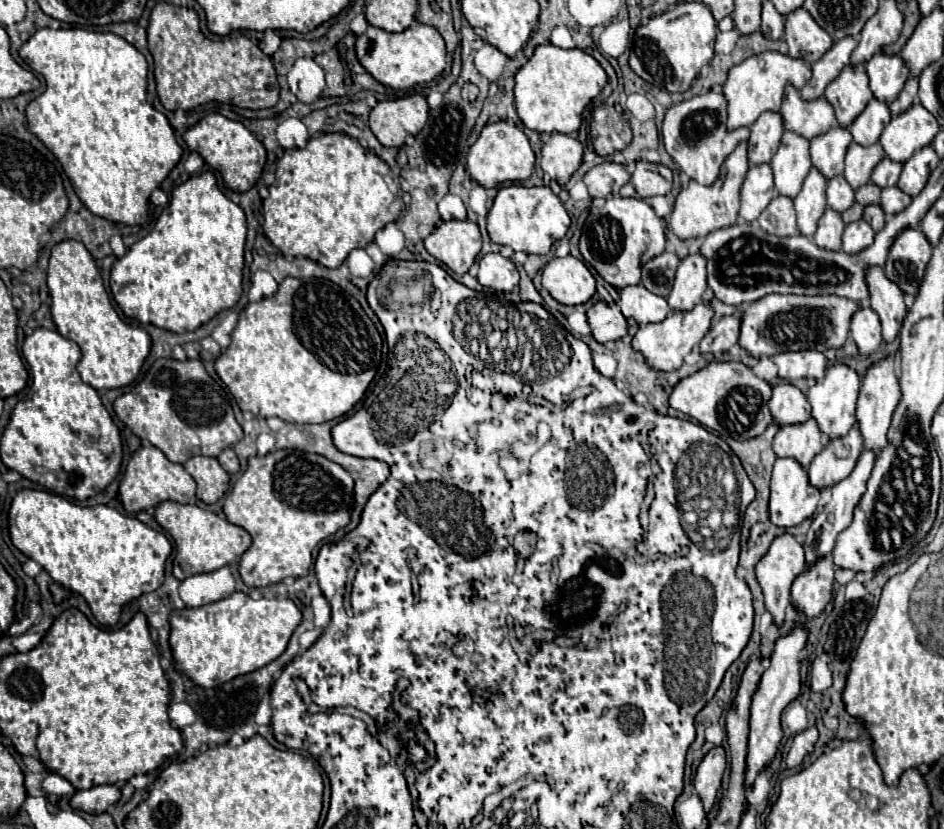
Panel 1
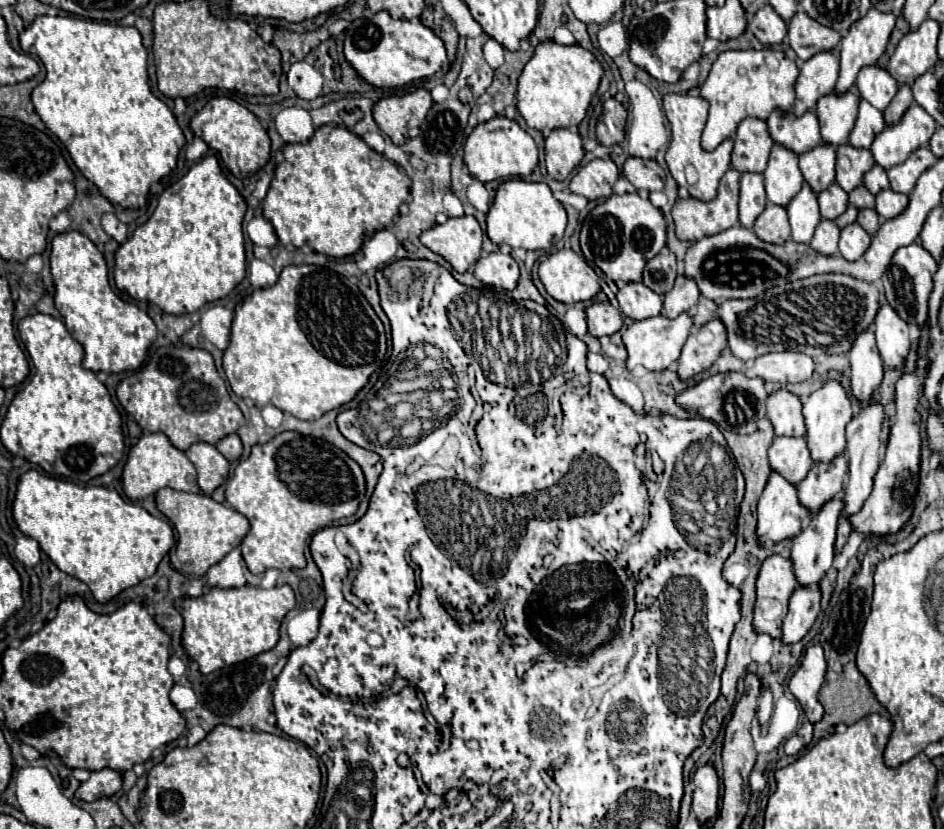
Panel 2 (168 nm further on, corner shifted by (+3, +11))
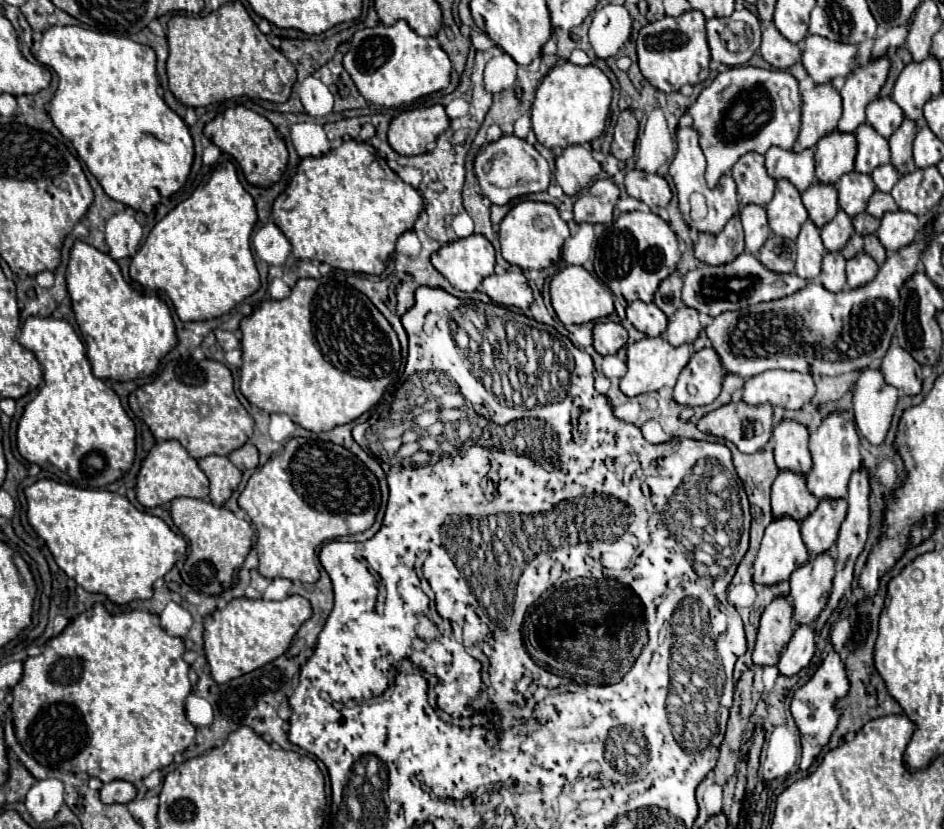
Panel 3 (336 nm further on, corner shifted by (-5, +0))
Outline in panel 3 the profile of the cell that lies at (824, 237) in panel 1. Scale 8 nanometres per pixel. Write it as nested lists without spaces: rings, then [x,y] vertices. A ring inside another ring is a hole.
[[[825,253],[823,263],[821,263],[821,281],[827,289],[839,291],[847,287],[847,277],[845,277],[845,257],[841,253]]]

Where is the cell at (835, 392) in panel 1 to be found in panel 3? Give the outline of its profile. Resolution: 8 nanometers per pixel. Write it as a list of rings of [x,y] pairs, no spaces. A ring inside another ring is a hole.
[[[829,413],[821,421],[817,431],[811,433],[809,449],[811,449],[811,455],[813,455],[813,467],[807,473],[807,487],[811,489],[811,493],[815,493],[817,499],[845,497],[851,471],[861,467],[857,427],[853,423],[849,423],[841,413]]]

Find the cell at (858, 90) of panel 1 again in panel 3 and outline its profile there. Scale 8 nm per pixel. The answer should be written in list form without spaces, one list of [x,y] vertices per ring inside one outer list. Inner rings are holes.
[[[831,131],[823,135],[815,147],[815,175],[823,183],[835,183],[843,173],[853,171],[857,153],[855,133]]]

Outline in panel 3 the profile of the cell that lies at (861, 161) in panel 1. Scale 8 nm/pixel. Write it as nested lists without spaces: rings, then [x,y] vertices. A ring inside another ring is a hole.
[[[851,171],[851,173],[845,173],[839,179],[837,189],[839,189],[839,205],[841,205],[841,209],[847,215],[855,217],[857,213],[865,211],[867,201],[875,191],[875,183],[873,183],[871,175]]]

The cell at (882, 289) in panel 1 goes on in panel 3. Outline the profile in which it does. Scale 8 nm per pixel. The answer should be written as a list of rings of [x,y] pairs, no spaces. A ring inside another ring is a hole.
[[[889,347],[889,351],[883,357],[881,371],[885,375],[885,381],[903,391],[905,395],[917,395],[921,391],[921,365],[903,347]]]

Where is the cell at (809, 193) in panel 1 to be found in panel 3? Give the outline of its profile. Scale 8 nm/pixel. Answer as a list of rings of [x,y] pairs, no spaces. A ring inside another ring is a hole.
[[[807,219],[797,237],[797,263],[795,273],[803,279],[813,279],[821,271],[821,259],[825,255],[823,241],[819,237],[819,227]]]

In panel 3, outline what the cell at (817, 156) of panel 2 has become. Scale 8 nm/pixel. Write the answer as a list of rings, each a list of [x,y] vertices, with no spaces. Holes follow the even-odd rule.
[[[821,181],[811,183],[803,191],[803,199],[809,211],[809,217],[815,221],[817,227],[823,227],[839,211],[839,193],[835,185],[821,183]]]

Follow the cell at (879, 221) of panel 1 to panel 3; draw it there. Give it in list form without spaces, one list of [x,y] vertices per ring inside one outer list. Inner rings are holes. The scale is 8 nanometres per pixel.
[[[867,235],[865,237],[865,253],[869,253],[877,261],[877,265],[883,265],[883,261],[885,261],[885,247],[877,239],[877,235]]]

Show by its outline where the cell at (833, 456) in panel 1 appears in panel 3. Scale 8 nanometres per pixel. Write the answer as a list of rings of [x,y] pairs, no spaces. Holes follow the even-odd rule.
[[[821,499],[817,509],[809,513],[801,523],[803,541],[809,553],[823,553],[835,545],[839,527],[847,513],[845,499]]]

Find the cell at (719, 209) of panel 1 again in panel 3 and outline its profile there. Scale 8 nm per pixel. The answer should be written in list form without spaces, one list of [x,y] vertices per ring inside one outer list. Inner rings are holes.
[[[733,215],[721,233],[699,233],[693,243],[695,257],[707,265],[721,265],[733,261],[739,253],[745,251],[743,227],[739,215]]]

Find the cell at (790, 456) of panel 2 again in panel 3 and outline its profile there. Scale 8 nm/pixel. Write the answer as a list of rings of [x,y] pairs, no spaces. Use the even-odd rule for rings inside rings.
[[[791,469],[779,471],[773,481],[771,491],[771,507],[773,517],[781,517],[783,513],[803,521],[811,511],[815,511],[819,499],[807,489],[807,479],[803,473],[795,473]]]

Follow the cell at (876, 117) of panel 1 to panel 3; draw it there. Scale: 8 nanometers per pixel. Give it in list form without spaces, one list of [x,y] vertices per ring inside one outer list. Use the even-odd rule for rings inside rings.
[[[863,123],[855,131],[857,135],[857,157],[855,157],[855,171],[871,173],[875,167],[889,163],[889,141],[879,135],[869,123]]]

